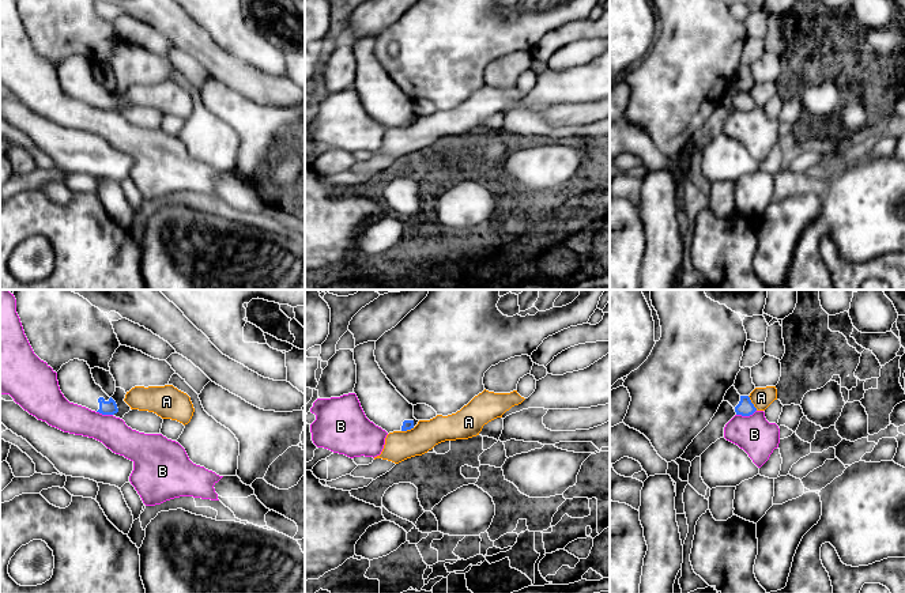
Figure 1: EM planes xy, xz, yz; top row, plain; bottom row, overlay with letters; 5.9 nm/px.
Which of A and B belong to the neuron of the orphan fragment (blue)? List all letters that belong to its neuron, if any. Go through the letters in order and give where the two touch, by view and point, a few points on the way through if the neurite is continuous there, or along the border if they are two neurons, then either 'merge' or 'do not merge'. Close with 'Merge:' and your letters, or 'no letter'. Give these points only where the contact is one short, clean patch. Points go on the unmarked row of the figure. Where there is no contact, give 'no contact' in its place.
A: yz (751, 98) | along yz (747, 91), (757, 105) | do not merge
B: yz (746, 110) | along yz (755, 105), (749, 110), (736, 110) | do not merge
Merge: no letter

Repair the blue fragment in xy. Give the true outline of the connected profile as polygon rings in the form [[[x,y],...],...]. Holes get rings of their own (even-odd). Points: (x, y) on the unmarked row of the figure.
[[[73,54],[63,60],[57,67],[57,76],[61,88],[69,98],[102,110],[118,107],[116,97],[95,79],[87,57]]]

